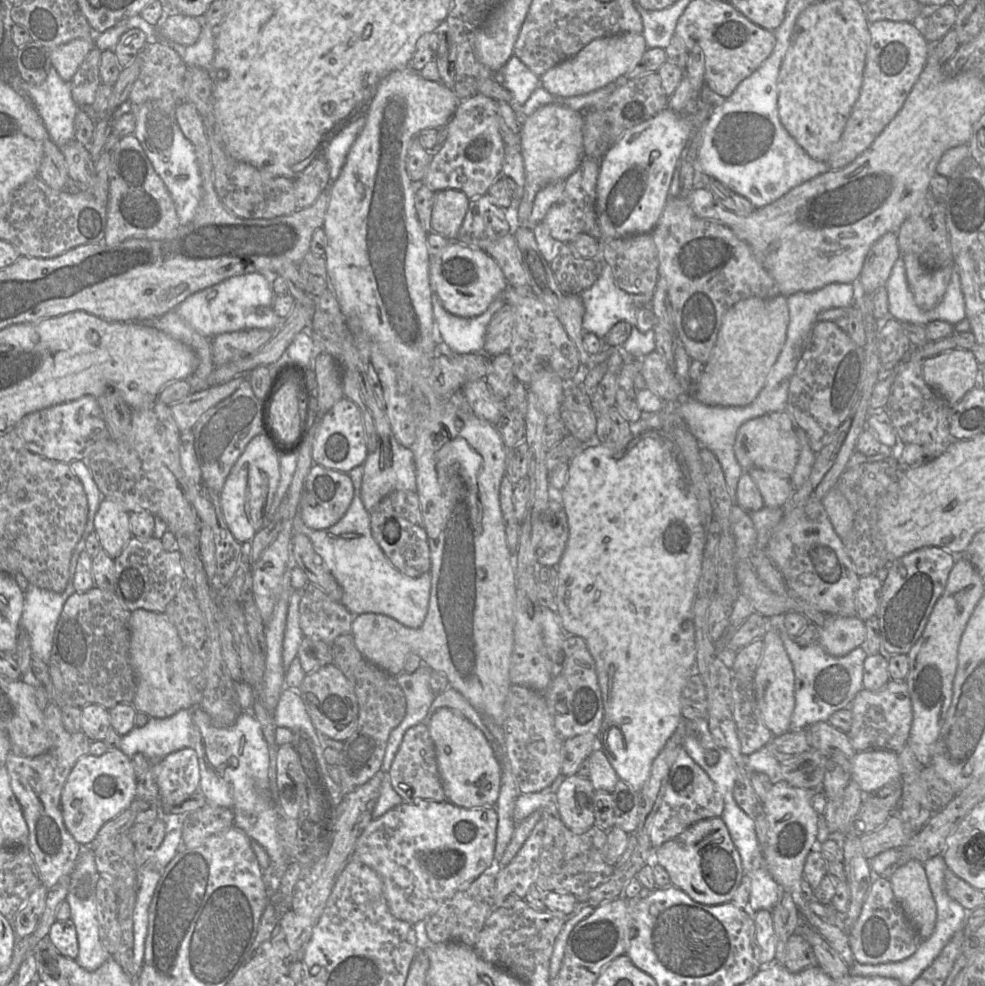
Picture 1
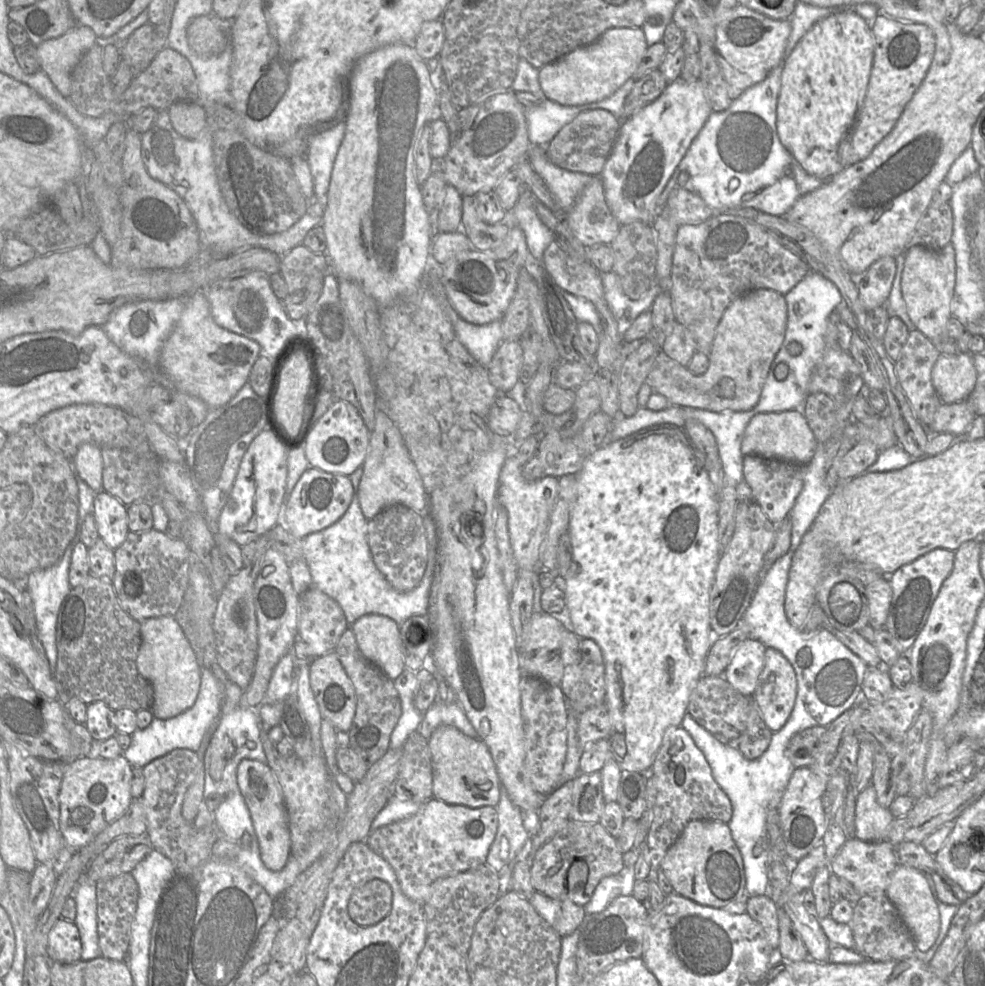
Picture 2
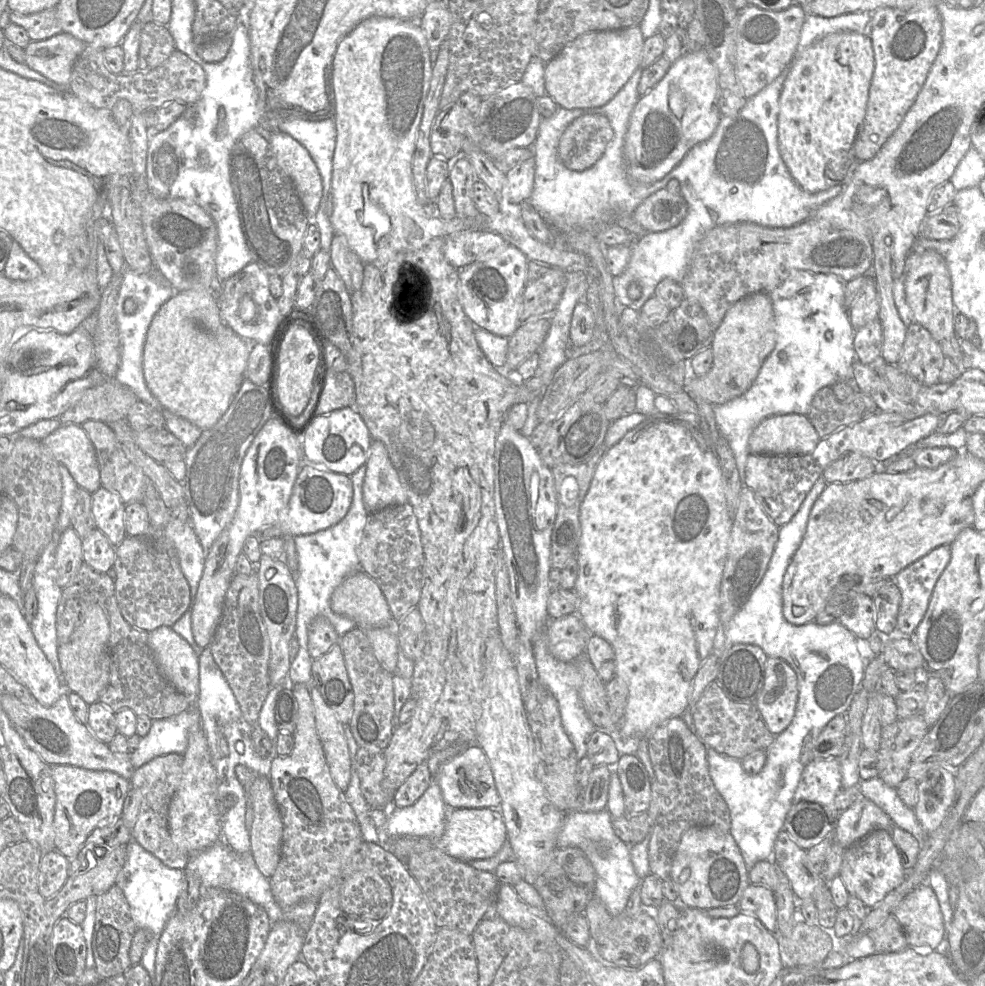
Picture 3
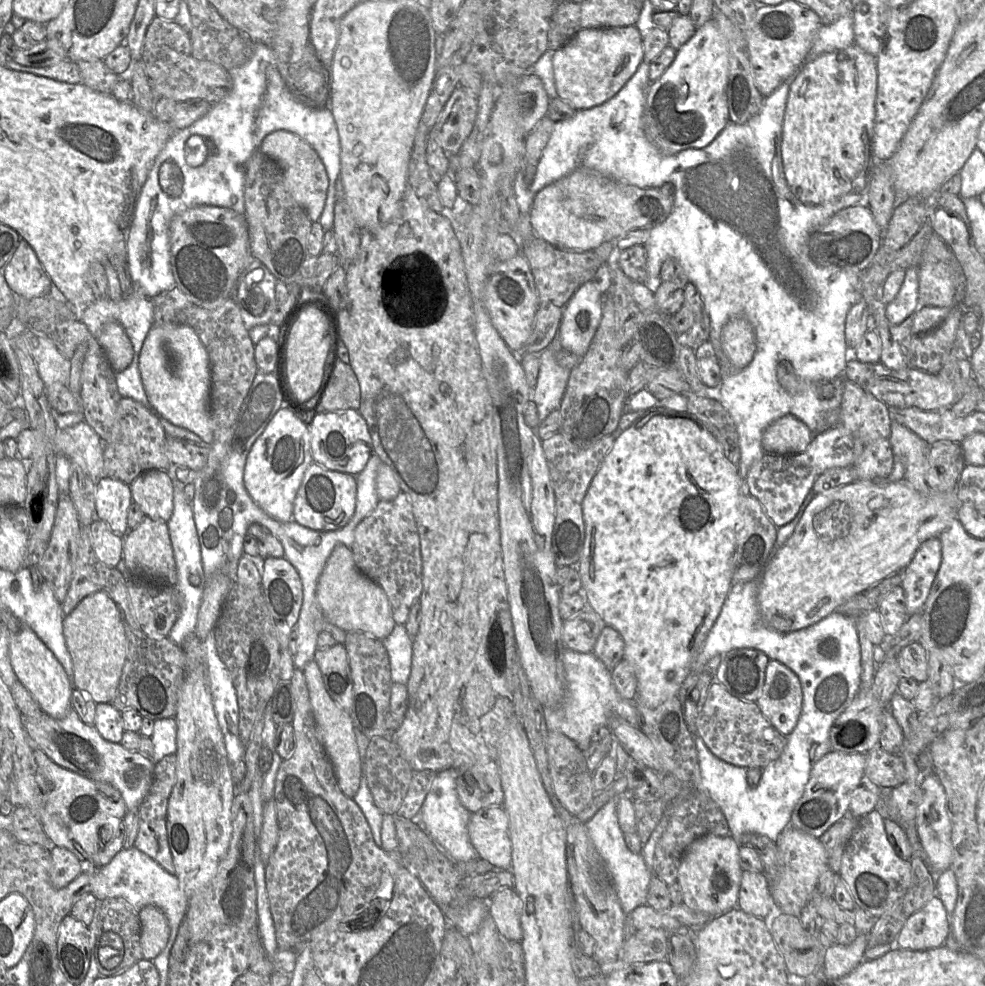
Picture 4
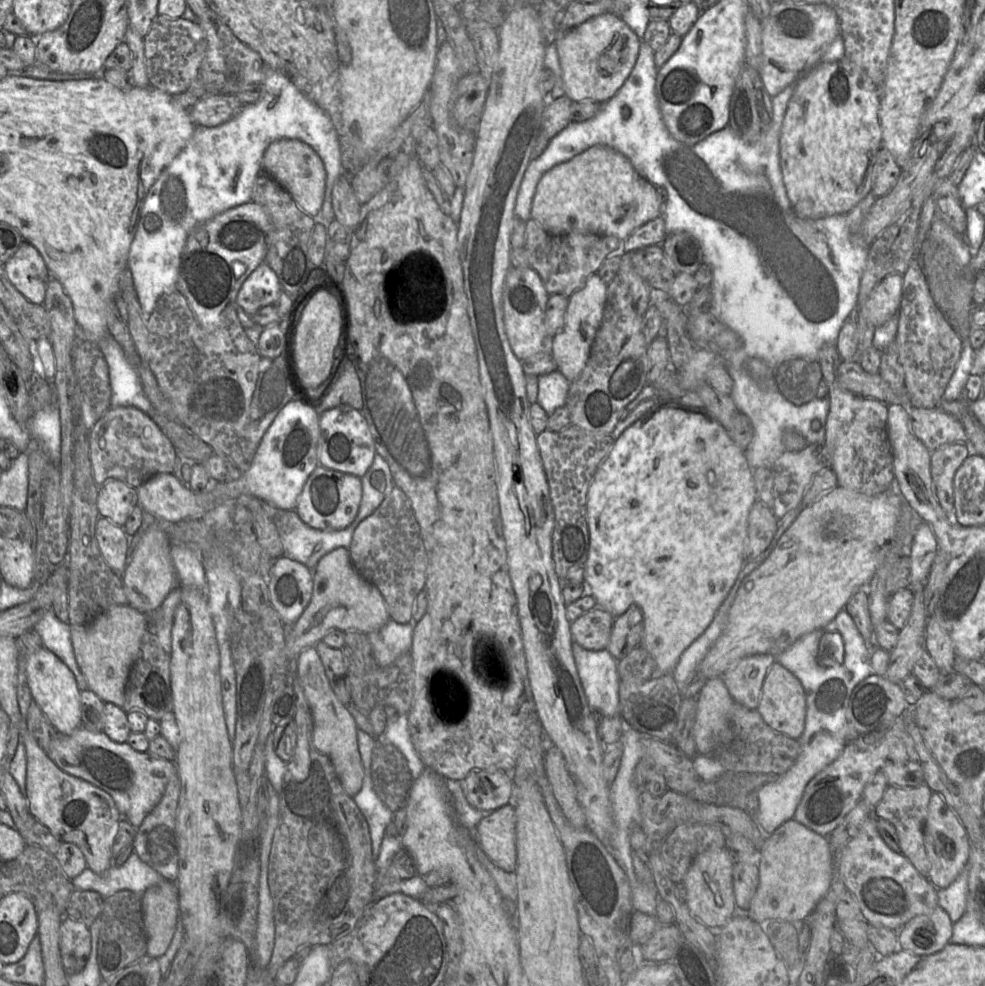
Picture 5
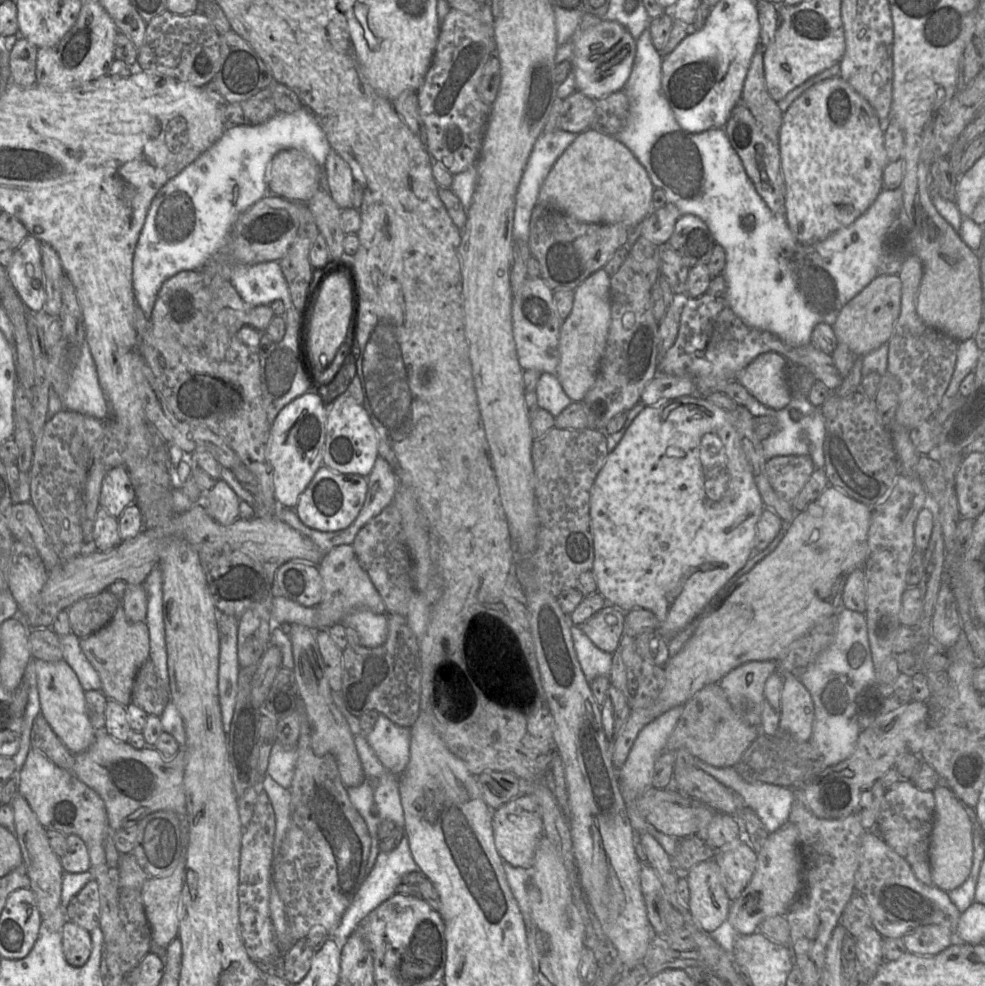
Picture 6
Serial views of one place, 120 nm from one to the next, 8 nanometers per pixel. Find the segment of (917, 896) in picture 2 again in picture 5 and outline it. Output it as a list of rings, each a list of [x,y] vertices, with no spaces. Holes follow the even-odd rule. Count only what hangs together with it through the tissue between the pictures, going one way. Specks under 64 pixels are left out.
[[[940,906],[927,915],[912,918],[898,931],[898,947],[916,955],[931,955],[951,943],[953,924],[947,912]]]

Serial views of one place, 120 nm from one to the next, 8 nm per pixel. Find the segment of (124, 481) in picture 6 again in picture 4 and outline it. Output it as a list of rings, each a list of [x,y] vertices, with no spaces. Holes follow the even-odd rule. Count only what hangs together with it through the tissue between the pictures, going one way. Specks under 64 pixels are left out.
[[[102,476],[96,482],[95,507],[97,517],[123,537],[128,530],[128,509],[133,502],[129,484]]]

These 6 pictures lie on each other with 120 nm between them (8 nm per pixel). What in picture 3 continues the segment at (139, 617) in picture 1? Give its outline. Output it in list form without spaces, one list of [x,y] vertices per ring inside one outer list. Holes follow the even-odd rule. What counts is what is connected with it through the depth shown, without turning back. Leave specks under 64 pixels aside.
[[[168,626],[149,632],[148,645],[162,675],[178,691],[197,699],[199,658],[191,645]]]

